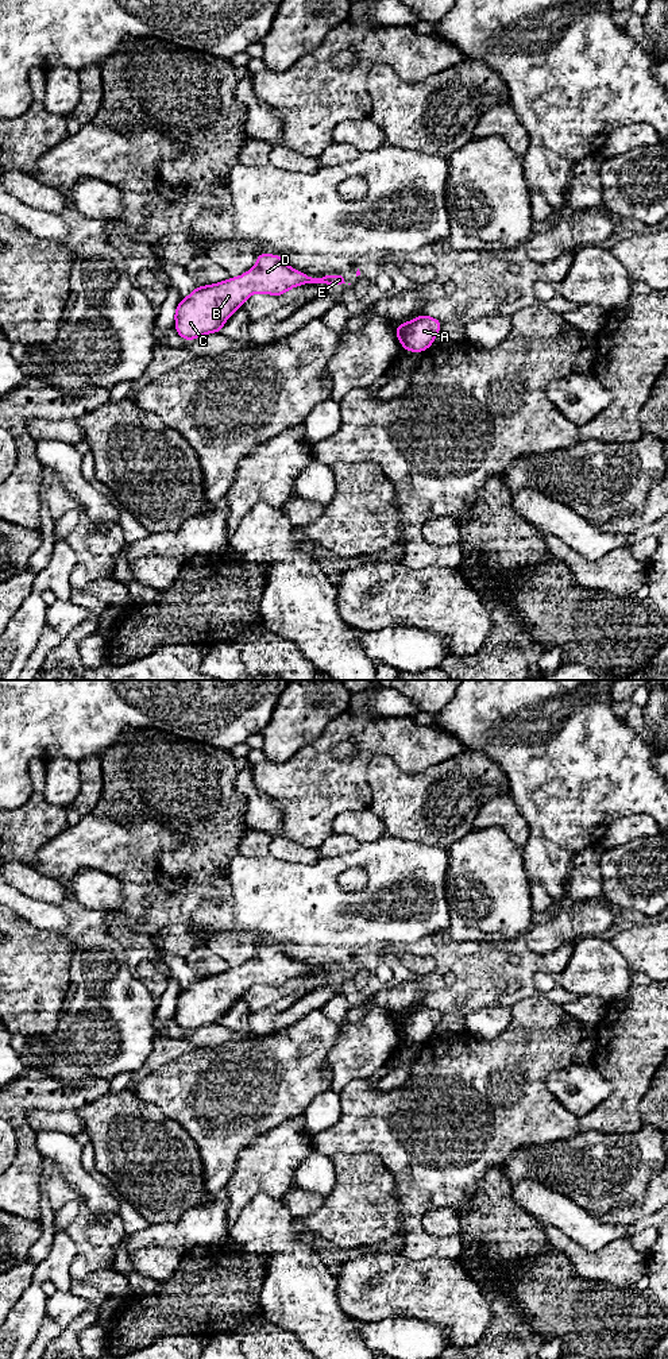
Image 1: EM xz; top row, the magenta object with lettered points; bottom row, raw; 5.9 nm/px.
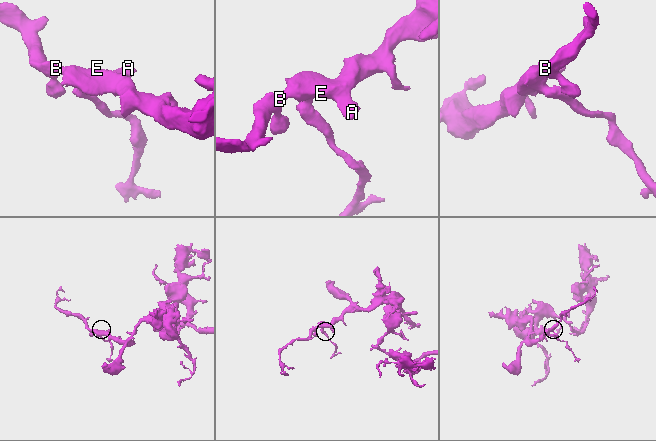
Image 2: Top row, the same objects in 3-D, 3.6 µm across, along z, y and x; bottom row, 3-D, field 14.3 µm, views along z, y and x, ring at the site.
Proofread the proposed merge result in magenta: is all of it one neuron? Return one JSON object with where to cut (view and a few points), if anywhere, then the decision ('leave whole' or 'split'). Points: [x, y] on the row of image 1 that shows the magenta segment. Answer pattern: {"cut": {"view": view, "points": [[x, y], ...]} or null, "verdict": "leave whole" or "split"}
{"cut": null, "verdict": "leave whole"}

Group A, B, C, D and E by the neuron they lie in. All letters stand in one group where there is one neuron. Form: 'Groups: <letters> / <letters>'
Groups: A B C D E

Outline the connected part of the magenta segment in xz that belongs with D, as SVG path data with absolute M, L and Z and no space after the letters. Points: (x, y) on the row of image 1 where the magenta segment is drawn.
M259 252L255 267L243 275L208 286L197 286L189 297L181 298L174 312L174 328L185 341L208 333L220 333L229 316L242 308L251 294L258 292L285 296L289 289L305 283L333 286L345 282L337 274L312 278L289 267L283 255Z

